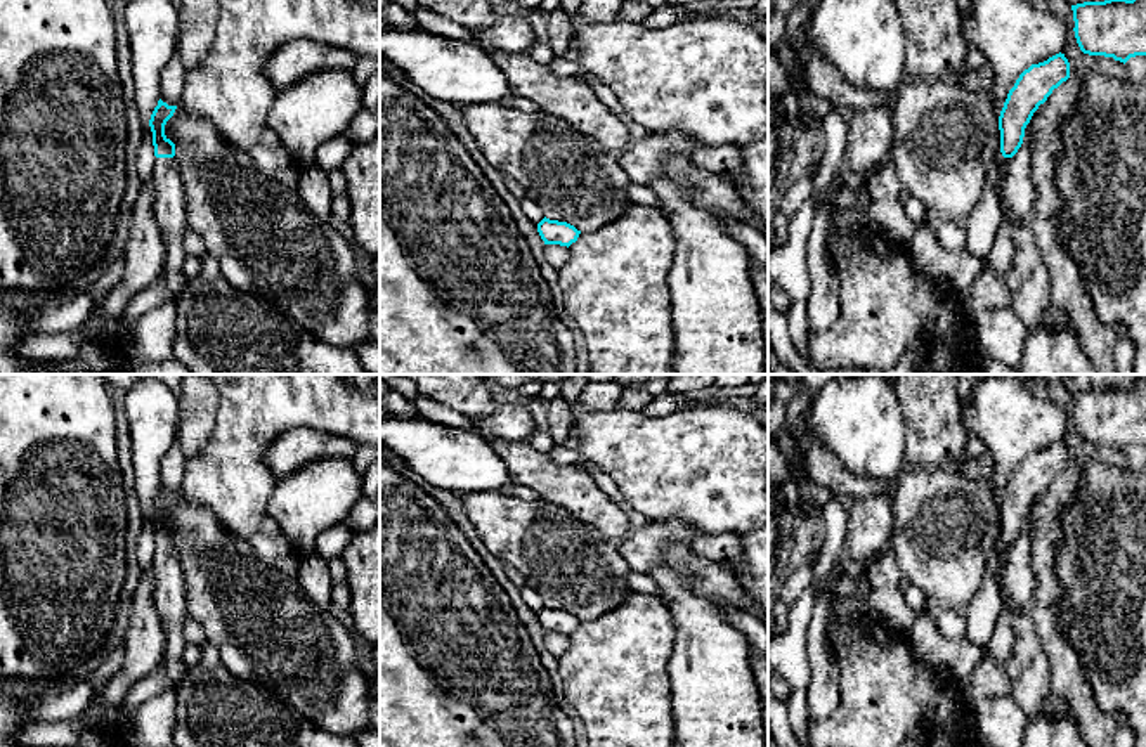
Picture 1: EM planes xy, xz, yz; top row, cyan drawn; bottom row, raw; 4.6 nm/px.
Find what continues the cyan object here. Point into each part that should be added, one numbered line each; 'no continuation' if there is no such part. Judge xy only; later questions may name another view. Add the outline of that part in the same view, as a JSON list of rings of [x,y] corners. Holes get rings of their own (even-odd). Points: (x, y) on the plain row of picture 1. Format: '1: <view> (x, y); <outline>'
1: xy (169, 593); [[[156,546],[154,549],[154,603],[165,648],[158,666],[170,666],[182,657],[186,646],[184,622],[187,620],[186,589],[182,565],[173,546]]]

